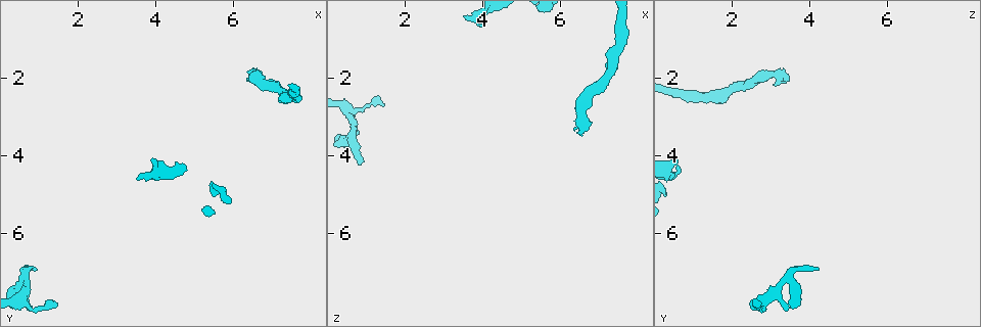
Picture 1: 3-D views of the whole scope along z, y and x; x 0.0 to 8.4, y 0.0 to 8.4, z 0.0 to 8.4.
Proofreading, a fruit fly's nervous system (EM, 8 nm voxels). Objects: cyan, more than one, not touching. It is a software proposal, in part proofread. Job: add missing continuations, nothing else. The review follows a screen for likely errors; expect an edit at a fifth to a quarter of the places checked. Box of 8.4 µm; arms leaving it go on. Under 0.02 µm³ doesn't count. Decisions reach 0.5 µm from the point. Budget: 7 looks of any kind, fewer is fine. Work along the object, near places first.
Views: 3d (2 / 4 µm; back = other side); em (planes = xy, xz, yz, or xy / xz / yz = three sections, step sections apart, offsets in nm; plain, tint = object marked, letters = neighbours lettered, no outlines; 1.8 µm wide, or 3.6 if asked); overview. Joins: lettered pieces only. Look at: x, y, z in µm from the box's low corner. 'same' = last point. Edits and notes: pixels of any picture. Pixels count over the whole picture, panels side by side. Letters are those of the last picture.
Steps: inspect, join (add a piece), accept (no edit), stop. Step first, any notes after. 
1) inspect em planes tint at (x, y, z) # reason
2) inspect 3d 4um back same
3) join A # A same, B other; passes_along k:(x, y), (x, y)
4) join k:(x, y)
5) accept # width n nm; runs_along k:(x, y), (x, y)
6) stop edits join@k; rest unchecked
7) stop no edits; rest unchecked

inspect em planes plain at (0.95, 6.95, 4.20) # branch stops here

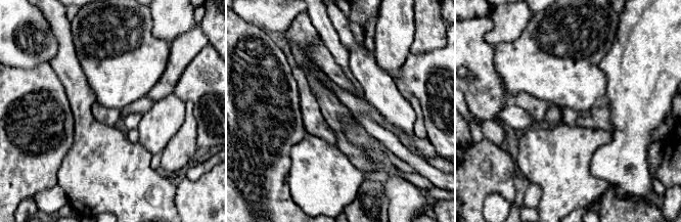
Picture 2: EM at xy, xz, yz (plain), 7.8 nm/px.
inspect em planes letters same

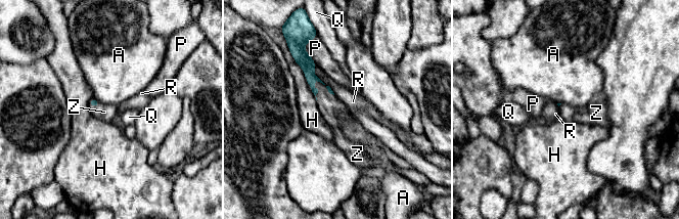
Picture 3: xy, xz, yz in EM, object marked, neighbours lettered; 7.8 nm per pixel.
join Z # A other, H other, P other, Q other, R other, Z same; passes_along 3:(303, 59), (323, 84), (332, 110); it goes on there

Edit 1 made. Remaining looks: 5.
inspect em planes letters at (1.50, 7.75, 2.75) # thin end

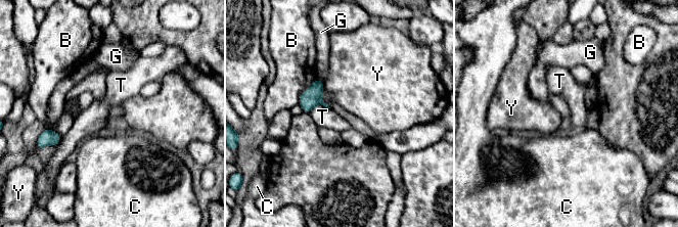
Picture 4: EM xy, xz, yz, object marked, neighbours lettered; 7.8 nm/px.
accept # B other, C other, G other, T other, Y other; border 4:(328, 107), (316, 104), (308, 112); none of them fits

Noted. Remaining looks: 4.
stop edits join@3; rest unchecked

